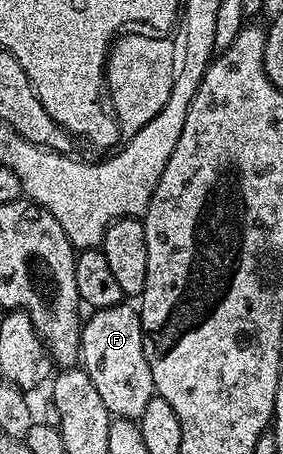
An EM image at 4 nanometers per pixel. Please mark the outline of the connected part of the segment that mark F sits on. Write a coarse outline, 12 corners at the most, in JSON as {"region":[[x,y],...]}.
{"region":[[88,313],[80,367],[110,417],[137,420],[154,396],[141,313]]}

